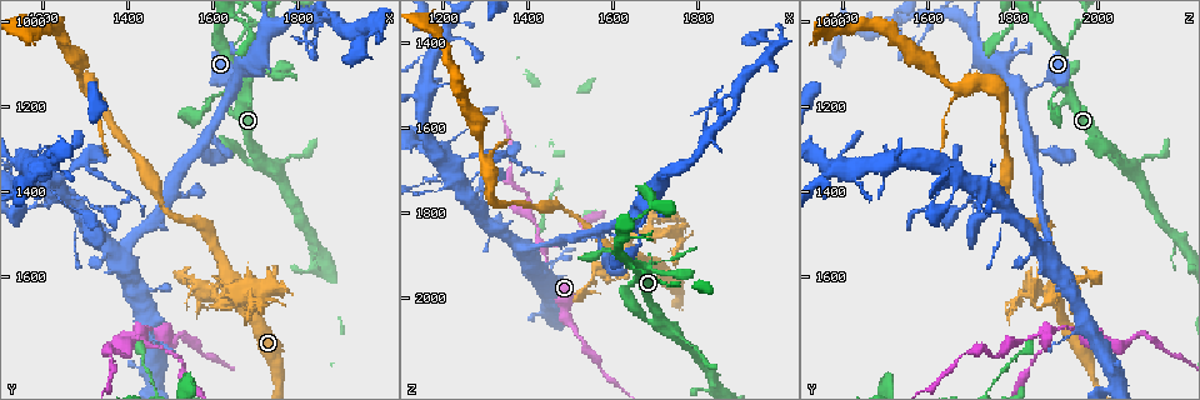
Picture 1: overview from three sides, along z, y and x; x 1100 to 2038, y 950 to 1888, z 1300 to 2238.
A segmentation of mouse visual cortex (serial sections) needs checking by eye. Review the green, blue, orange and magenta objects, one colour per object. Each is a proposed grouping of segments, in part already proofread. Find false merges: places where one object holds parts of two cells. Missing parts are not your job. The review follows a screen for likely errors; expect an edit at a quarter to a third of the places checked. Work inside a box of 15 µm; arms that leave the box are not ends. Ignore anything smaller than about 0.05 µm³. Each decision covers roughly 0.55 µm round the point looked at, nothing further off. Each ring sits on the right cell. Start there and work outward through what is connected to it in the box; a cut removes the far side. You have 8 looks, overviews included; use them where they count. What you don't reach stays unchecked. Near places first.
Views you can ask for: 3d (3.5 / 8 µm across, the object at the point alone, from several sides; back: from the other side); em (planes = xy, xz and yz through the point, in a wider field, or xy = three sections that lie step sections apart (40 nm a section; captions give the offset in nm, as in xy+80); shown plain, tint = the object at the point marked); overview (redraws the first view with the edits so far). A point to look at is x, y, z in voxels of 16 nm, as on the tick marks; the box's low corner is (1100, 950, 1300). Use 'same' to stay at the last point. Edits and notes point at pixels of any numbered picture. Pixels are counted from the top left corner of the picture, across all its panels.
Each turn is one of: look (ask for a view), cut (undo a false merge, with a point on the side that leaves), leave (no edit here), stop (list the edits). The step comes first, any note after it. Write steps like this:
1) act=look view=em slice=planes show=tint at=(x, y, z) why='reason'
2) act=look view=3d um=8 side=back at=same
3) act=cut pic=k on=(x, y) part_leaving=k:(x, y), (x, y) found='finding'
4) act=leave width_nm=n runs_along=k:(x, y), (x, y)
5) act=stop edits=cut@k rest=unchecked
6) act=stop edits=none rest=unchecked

act=look view=3d um=3.5 side=back at=(1640, 1085, 1910) why='three arms meet'

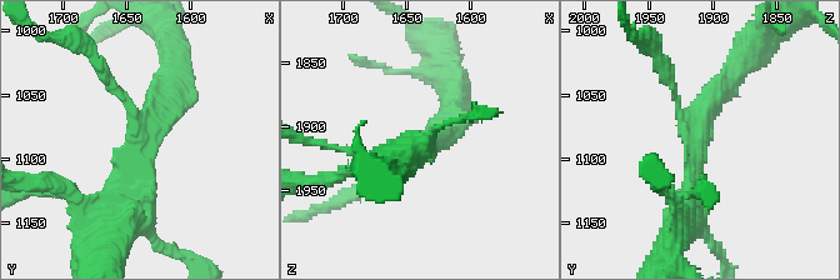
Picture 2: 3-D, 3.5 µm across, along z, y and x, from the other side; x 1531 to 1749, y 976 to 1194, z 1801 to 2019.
act=look view=em slice=planes show=tint at=(1636, 1078, 1910) arms=3 arm_widths_nm=100,300,300 why='need the tissue'

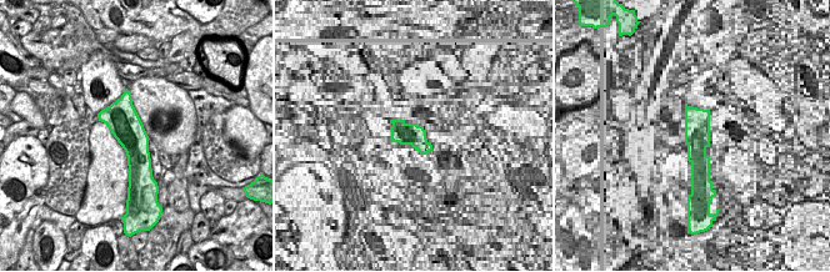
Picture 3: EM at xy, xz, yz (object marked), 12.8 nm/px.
act=leave runs_along=2:(126, 214), (138, 145), (176, 69) found='one cell here'

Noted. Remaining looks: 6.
act=look view=3d um=3.5 at=(1655, 1660, 1850) why='sharp bend'

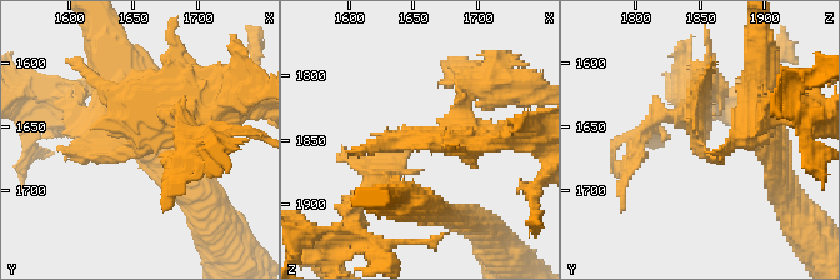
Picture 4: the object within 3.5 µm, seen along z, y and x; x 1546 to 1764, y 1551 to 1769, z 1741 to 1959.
act=look view=em slice=xy step=3 show=tint at=(1656, 1660, 1850) why='now the EM'

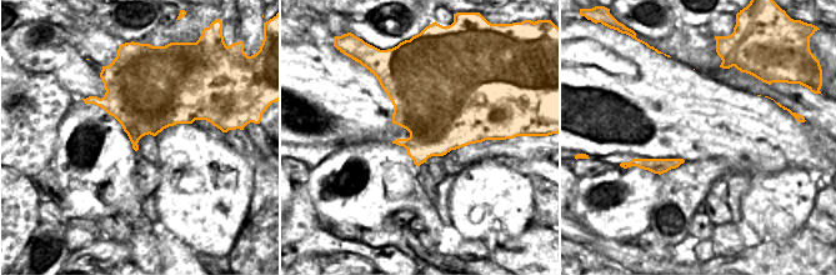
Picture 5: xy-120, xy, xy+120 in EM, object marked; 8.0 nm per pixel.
act=cut pic=4 on=(705, 93) part_leaving=4:(753, 128), (710, 158), (695, 111) found='two cells meet here'

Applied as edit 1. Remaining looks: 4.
act=look view=3d um=8 at=(1435, 1730, 1880) why='thin neck'

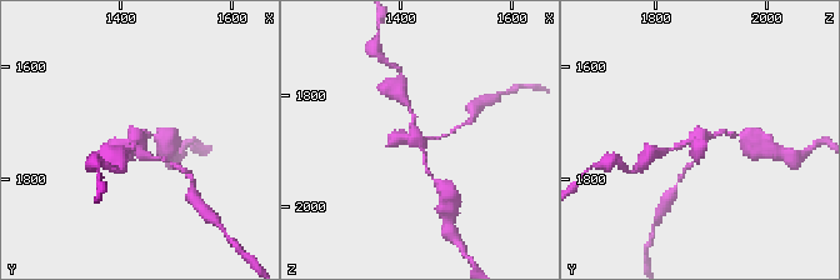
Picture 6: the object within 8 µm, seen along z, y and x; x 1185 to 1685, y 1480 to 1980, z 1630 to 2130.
act=look view=3d um=3.5 at=(1435, 1730, 1890) why='closer look'

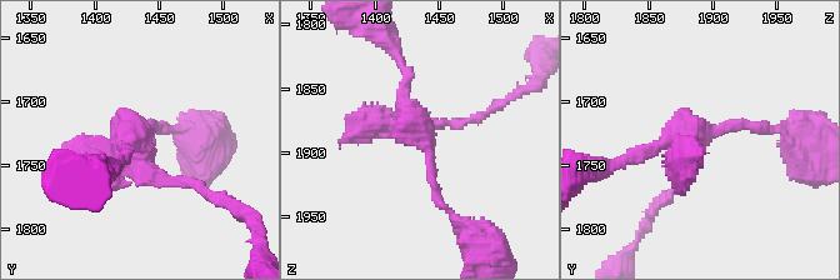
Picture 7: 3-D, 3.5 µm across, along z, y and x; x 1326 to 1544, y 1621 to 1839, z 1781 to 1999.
act=look view=em slice=xy step=5 show=tint at=(1438, 1724, 1888) arms=4 arm_widths_nm=100,150,150,350 why='now the EM'

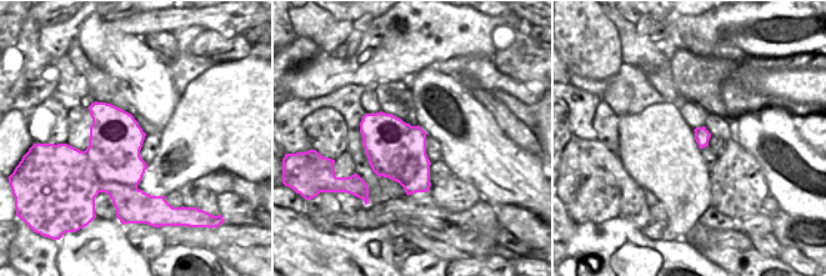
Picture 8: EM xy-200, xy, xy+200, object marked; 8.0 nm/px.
act=cut pic=7 on=(348, 135) width_nm=460 part_leaving=7:(438, 125), (461, 125), (526, 90) found='a second cell is stuck on'

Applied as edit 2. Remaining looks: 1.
act=stop edits=cut@4,cut@7 rest=unchecked

